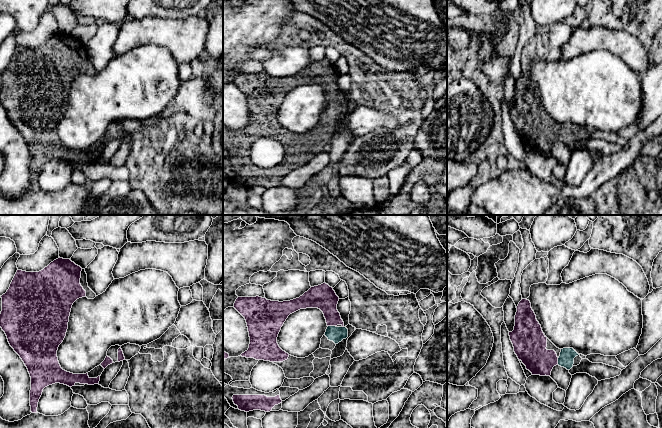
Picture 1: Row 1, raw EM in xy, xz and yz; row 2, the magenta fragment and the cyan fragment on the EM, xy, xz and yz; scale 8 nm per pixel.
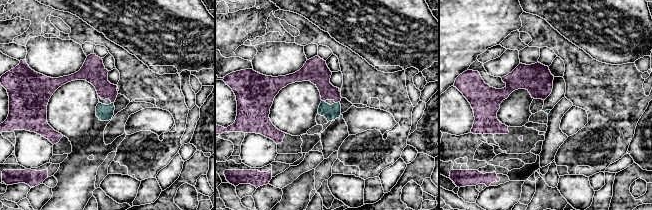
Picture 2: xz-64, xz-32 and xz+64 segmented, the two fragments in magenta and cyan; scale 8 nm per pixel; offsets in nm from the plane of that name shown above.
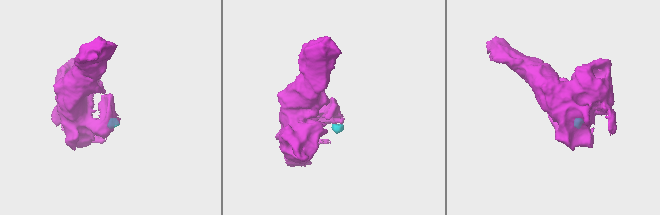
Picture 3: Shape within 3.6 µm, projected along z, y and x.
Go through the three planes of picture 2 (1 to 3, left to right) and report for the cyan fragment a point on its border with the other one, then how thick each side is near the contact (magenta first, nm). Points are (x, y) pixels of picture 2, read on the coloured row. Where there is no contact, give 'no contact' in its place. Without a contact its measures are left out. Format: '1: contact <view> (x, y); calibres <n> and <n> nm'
1: contact xz-64 (112, 102); calibres 170 and 130 nm
2: contact xz-32 (337, 102); calibres 160 and 120 nm
3: no contact

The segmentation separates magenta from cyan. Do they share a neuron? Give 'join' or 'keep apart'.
join

